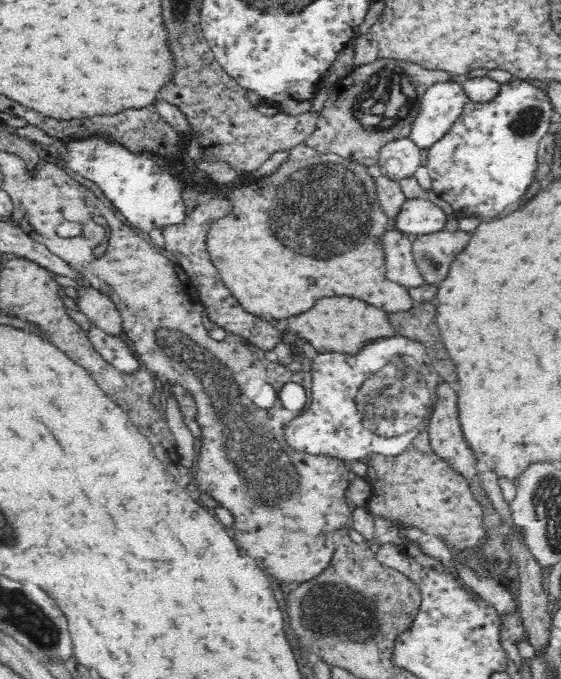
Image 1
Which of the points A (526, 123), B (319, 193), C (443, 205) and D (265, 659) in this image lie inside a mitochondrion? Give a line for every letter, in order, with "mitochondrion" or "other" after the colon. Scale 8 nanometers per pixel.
A: mitochondrion
B: mitochondrion
C: other
D: other

